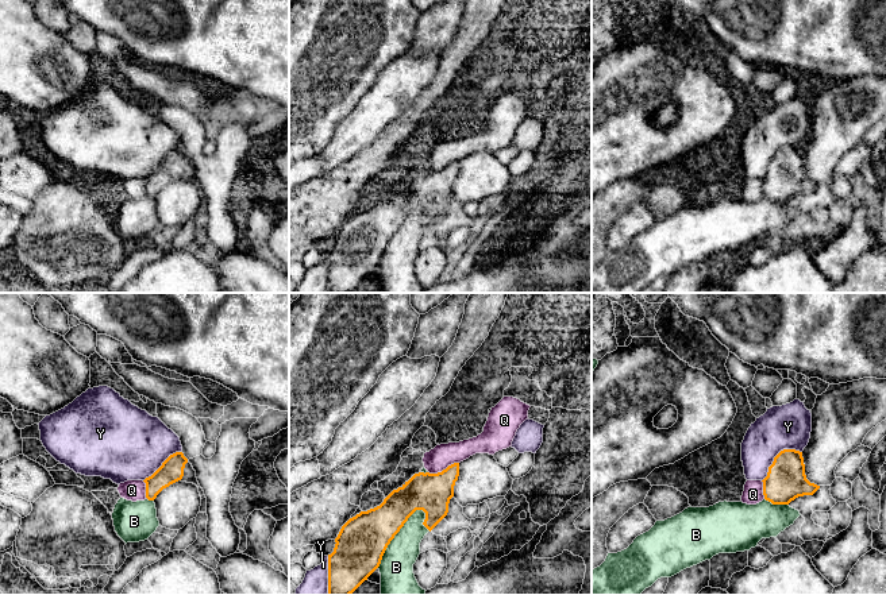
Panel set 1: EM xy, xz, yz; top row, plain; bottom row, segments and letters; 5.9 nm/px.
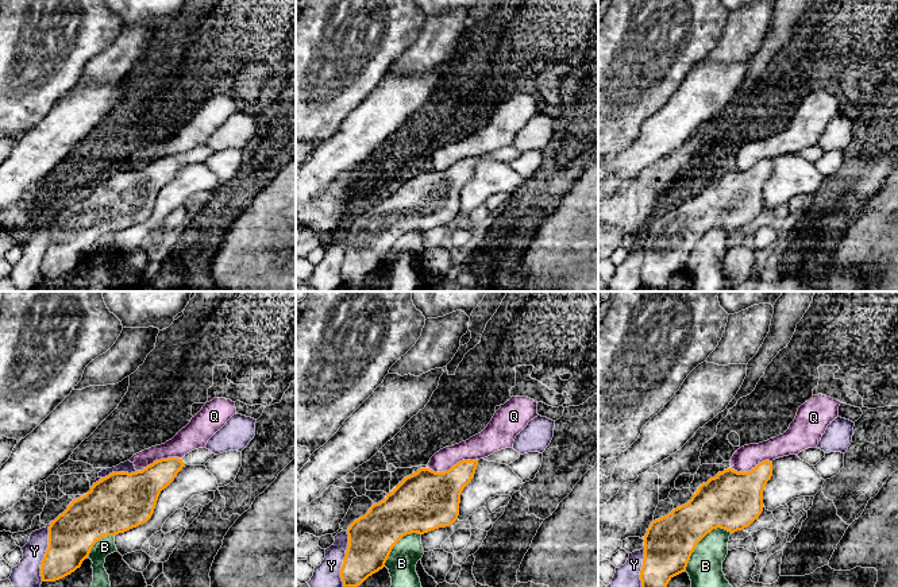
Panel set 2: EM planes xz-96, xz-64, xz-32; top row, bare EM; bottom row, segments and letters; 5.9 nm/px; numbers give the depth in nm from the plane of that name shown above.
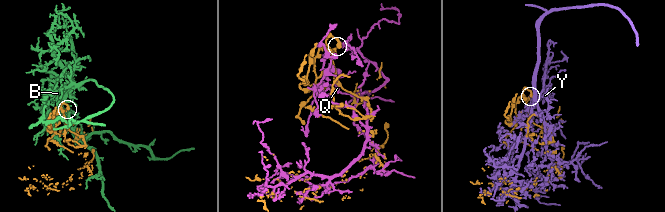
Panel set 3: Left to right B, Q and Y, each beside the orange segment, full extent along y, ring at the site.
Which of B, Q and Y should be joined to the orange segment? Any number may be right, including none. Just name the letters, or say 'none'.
none

